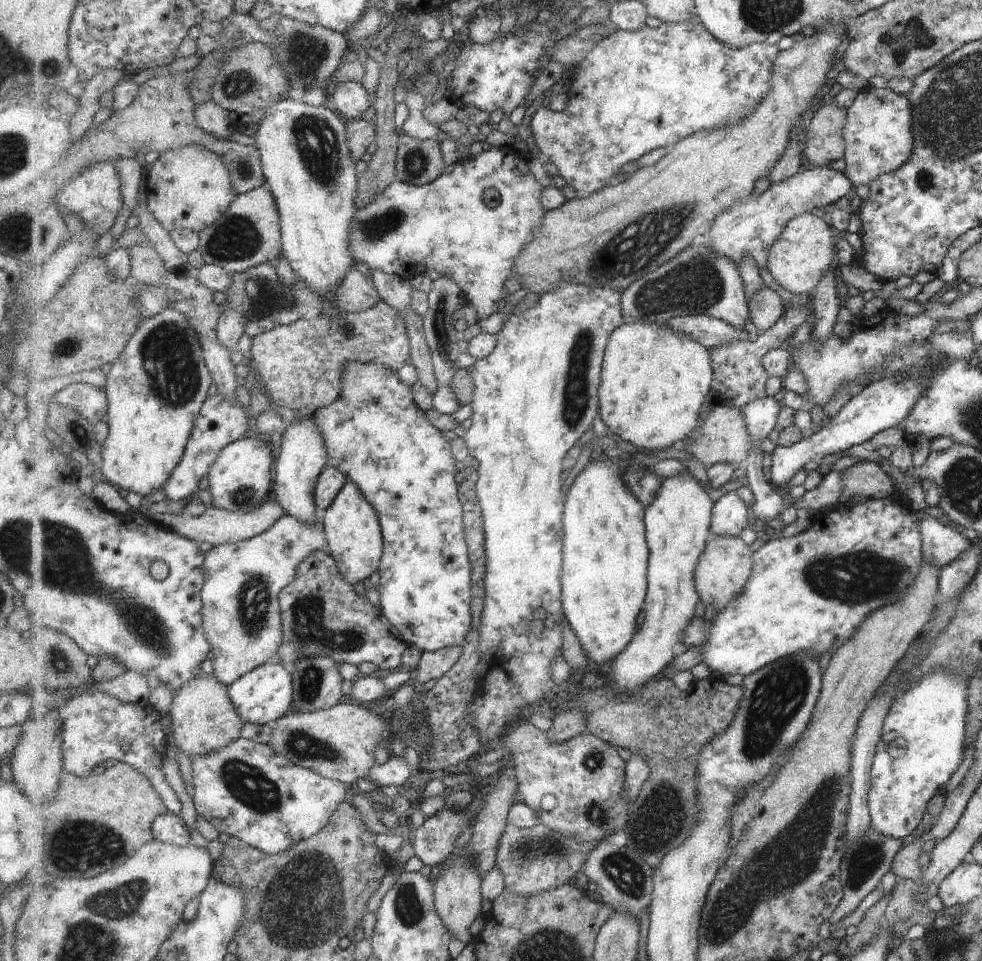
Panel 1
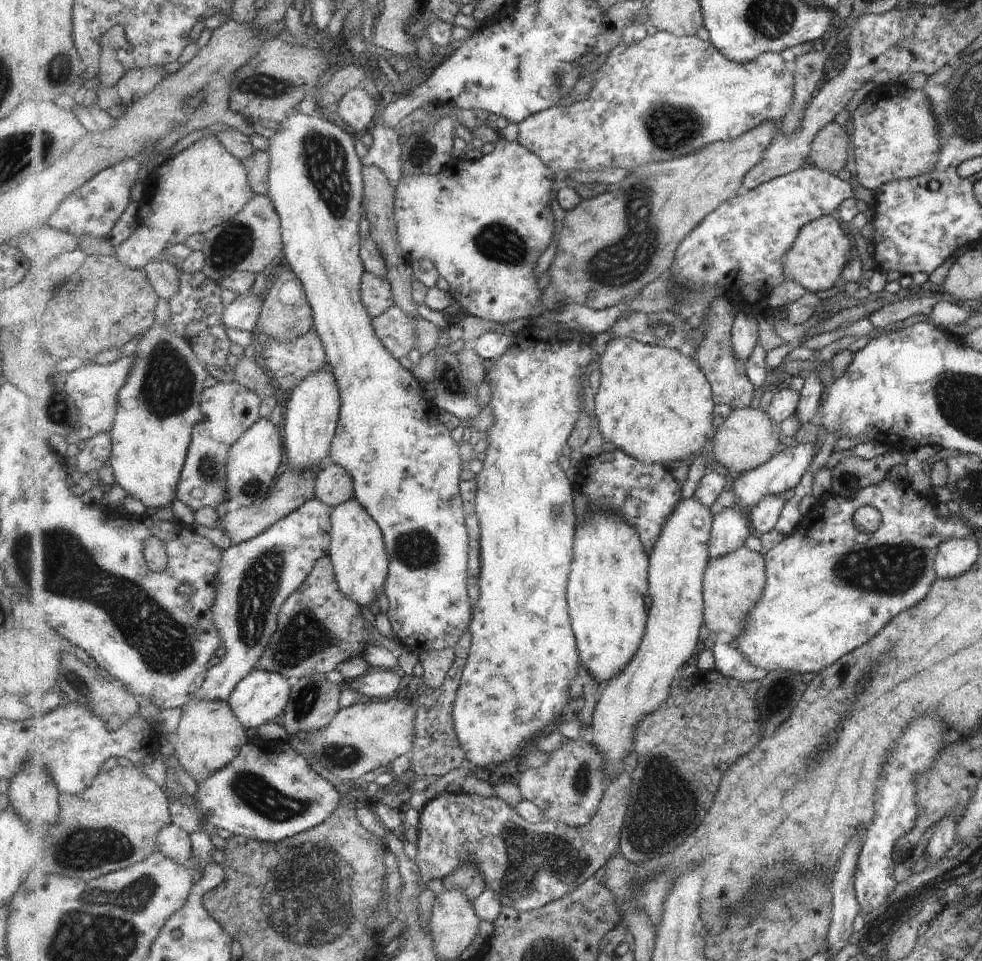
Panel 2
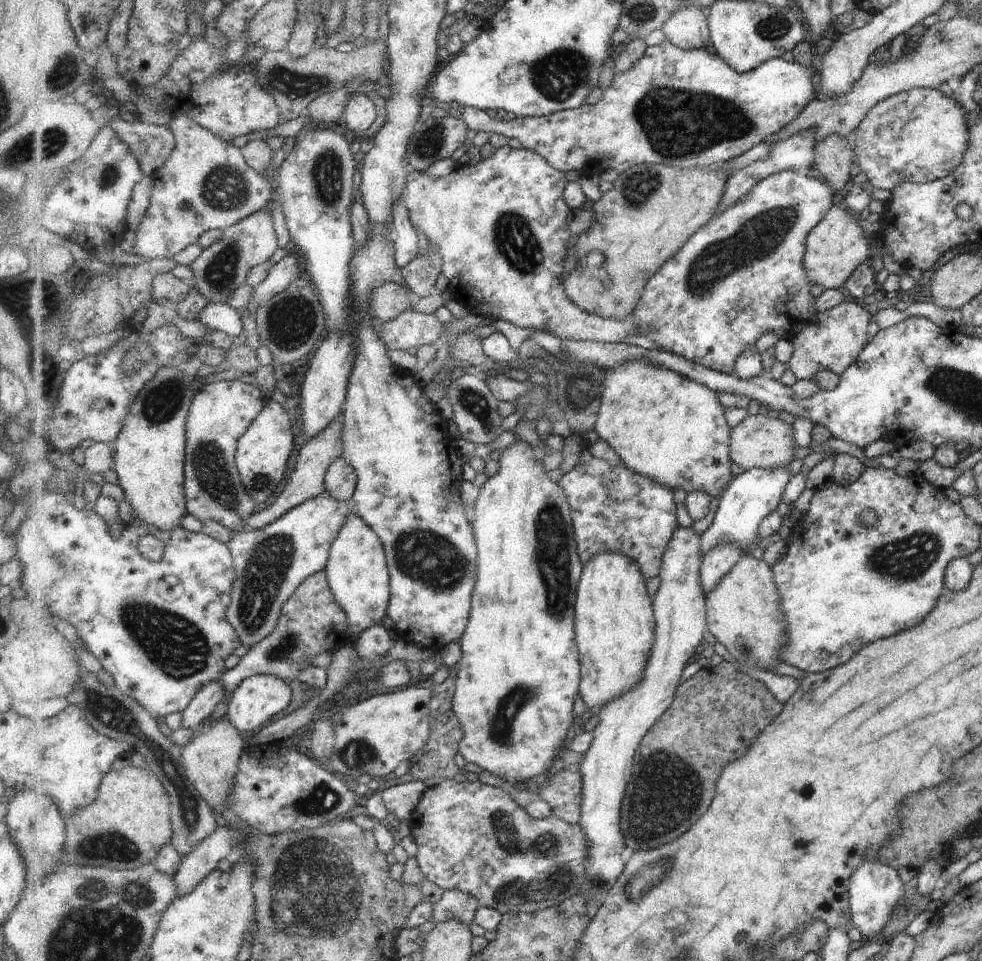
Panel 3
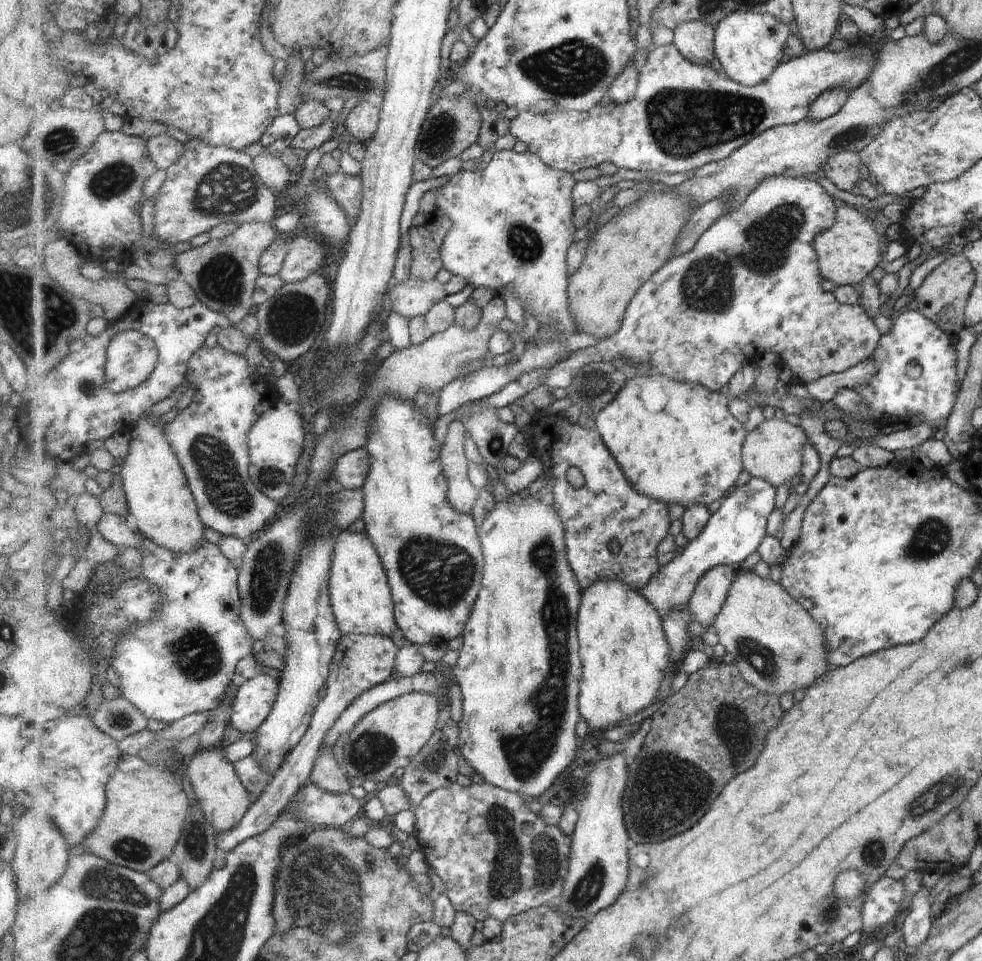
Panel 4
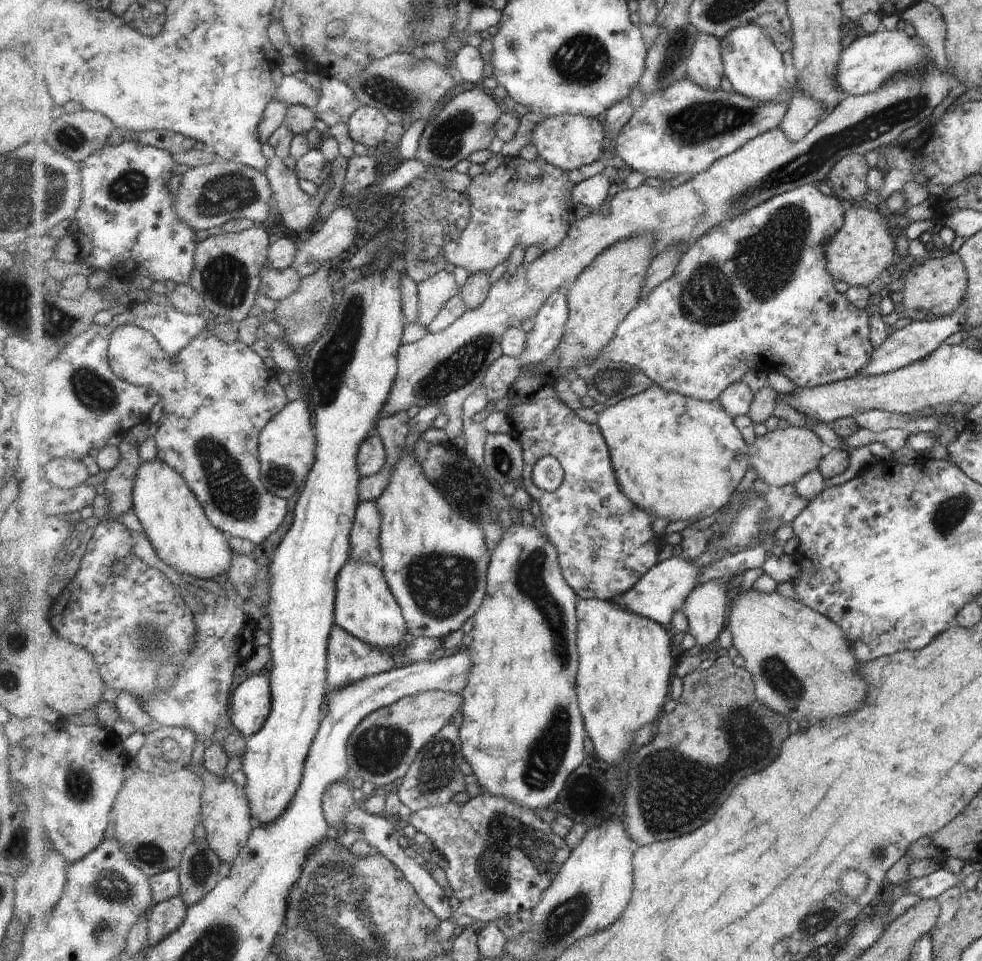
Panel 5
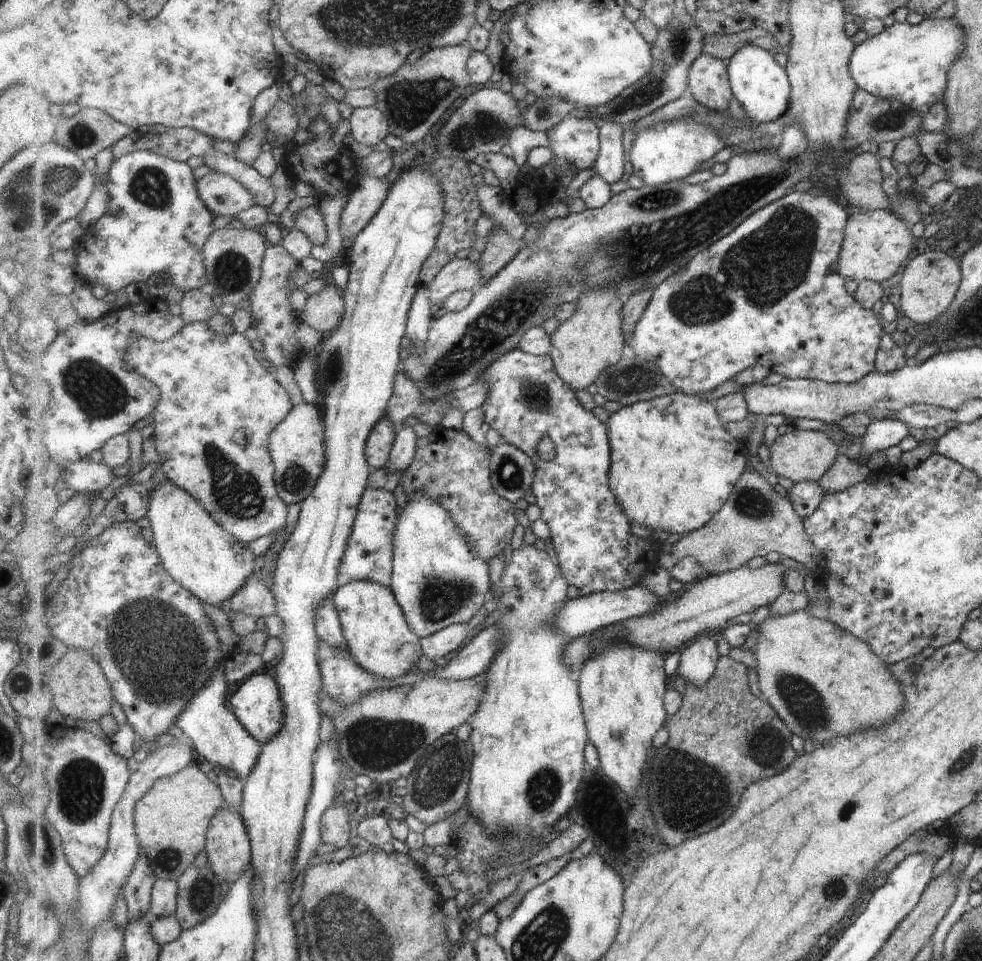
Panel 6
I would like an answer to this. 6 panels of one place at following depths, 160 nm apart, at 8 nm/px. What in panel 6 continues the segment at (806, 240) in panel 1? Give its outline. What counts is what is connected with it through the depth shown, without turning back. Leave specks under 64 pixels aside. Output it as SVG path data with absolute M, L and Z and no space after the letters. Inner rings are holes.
M889 209L861 211L847 217L846 236L837 260L838 272L849 280L876 283L891 278L901 268L907 254L913 250L916 239L906 224Z

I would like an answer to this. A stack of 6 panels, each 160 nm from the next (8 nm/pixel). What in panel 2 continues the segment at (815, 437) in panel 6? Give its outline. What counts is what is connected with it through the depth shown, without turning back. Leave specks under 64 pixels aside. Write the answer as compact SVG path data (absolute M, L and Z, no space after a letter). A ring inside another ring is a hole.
M739 407L732 409L725 422L718 427L718 436L713 440L711 454L729 471L743 474L769 462L782 448L781 436L781 426L768 417L764 410Z

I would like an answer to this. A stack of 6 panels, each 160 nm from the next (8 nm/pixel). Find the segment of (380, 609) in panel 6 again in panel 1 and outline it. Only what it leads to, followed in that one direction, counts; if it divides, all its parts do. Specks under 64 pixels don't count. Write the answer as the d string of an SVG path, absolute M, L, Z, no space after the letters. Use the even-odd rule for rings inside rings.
M347 480L334 505L322 513L322 524L328 543L326 551L333 556L347 582L357 584L379 571L385 547L379 512L353 480Z

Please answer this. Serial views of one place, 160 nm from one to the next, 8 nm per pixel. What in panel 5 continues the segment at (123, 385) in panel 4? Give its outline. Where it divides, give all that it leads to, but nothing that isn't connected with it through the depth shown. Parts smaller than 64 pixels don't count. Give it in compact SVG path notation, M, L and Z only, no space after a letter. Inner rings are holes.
M123 325L111 335L109 356L110 365L119 378L158 391L163 410L154 436L156 458L166 462L185 479L211 522L228 536L245 538L257 547L277 532L285 522L290 506L285 499L271 494L263 484L259 452L263 429L291 401L285 387L279 384L276 369L268 369L261 356L240 338L228 343L207 329L172 359L151 331L137 325Z

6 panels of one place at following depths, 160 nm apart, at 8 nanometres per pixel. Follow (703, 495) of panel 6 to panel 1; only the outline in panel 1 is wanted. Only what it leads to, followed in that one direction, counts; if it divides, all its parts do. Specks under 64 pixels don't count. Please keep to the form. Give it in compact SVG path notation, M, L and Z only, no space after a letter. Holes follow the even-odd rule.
M623 324L611 334L602 367L600 415L611 434L644 450L665 450L687 440L706 414L708 398L714 382L711 352L685 332L677 332L664 324Z

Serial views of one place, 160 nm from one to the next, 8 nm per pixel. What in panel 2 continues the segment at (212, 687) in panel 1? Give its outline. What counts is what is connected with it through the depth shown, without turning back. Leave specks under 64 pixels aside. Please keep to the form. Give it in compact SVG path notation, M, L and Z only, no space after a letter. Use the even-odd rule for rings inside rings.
M196 699L191 707L183 709L177 731L173 735L176 758L197 784L205 782L239 756L242 746L252 739L245 734L246 729L228 701Z

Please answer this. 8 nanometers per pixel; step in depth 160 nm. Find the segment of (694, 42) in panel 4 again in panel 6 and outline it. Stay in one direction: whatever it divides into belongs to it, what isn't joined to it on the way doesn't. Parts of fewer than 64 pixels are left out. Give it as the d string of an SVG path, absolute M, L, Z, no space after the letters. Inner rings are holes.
M702 54L691 67L689 82L693 98L712 111L728 112L734 92L728 66L721 59Z

